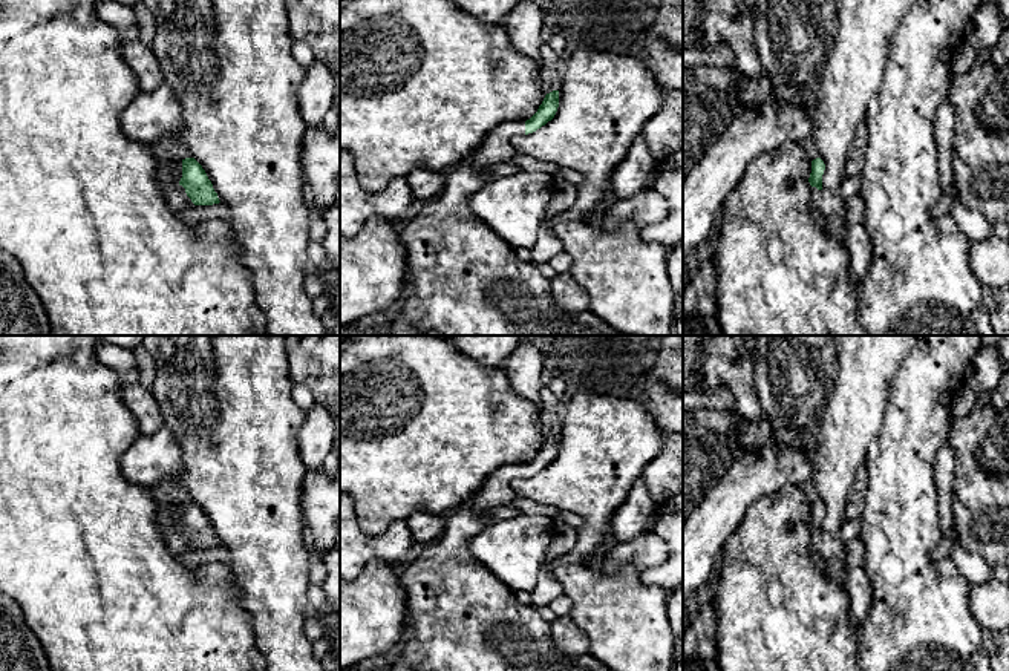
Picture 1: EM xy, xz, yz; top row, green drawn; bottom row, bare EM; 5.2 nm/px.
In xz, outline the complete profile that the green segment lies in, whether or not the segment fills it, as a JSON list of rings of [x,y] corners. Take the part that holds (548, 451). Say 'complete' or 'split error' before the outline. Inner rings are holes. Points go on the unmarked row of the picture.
split error; [[[559,434],[545,438],[527,464],[496,469],[473,495],[470,507],[458,507],[446,519],[442,535],[424,545],[423,553],[400,571],[406,593],[404,630],[412,633],[401,656],[415,671],[611,671],[591,654],[579,666],[577,656],[562,656],[551,627],[531,605],[521,604],[514,591],[490,573],[469,550],[470,541],[490,521],[485,515],[518,496],[513,483],[551,464],[559,450]]]

